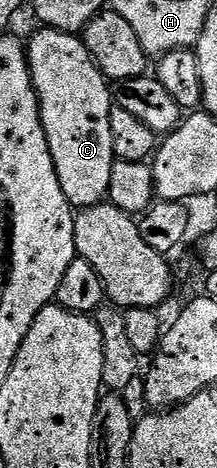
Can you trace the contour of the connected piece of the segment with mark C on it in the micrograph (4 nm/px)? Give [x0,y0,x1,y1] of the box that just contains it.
[26,28,116,208]

